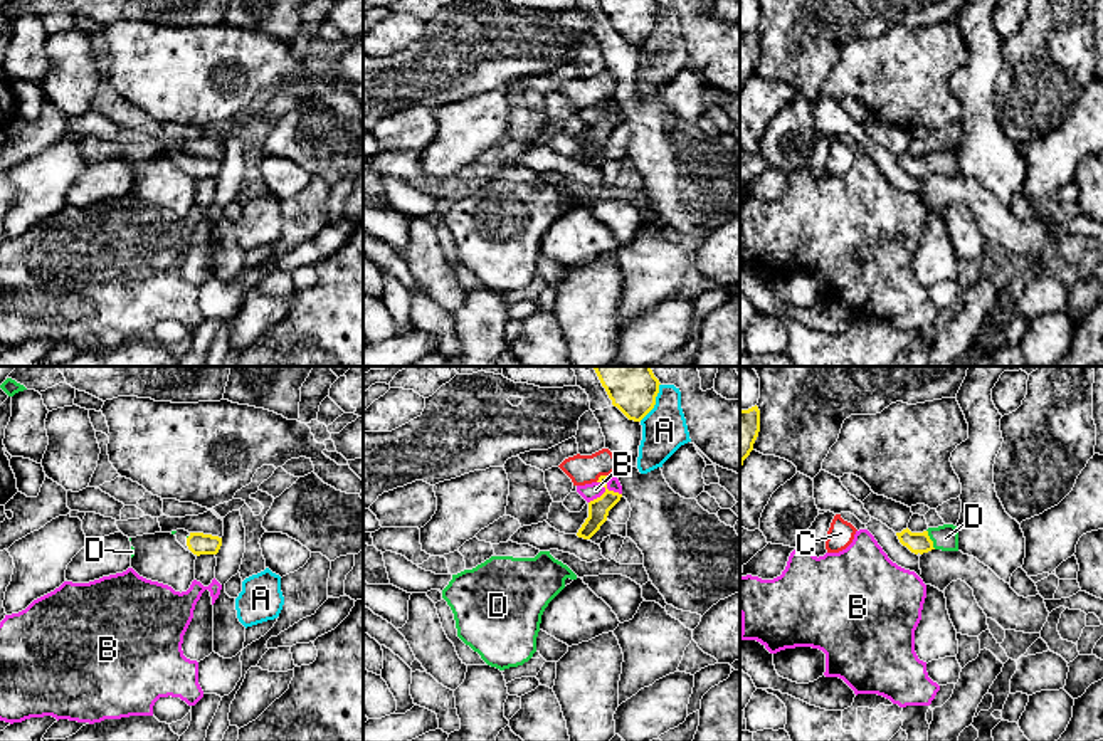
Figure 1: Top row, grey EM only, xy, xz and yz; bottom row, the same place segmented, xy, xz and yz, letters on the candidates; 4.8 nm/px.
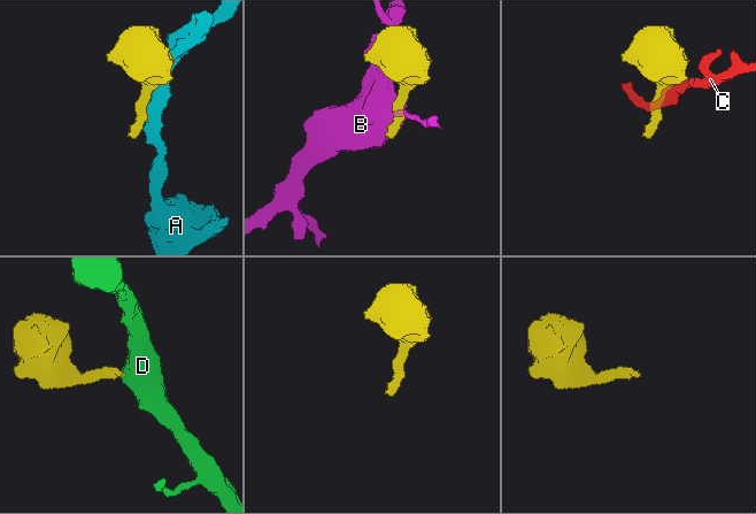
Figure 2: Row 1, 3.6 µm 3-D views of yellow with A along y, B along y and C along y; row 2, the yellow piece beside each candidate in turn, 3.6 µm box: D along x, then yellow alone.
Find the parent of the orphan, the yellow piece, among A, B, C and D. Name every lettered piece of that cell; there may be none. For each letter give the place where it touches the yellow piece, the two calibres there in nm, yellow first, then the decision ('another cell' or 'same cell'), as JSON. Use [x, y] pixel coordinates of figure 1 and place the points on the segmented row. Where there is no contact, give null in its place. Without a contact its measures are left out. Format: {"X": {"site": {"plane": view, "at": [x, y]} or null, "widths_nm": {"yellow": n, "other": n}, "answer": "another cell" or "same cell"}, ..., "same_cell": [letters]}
{"A": {"site": {"plane": "xz", "at": [654, 402]}, "widths_nm": {"yellow": 260, "other": 220}, "answer": "another cell"}, "B": {"site": {"plane": "xz", "at": [606, 491]}, "widths_nm": {"yellow": 100, "other": 80}, "answer": "another cell"}, "C": {"site": {"plane": "xz", "at": [602, 476]}, "widths_nm": {"yellow": 100, "other": 140}, "answer": "another cell"}, "D": {"site": {"plane": "yz", "at": [930, 540]}, "widths_nm": {"yellow": 100, "other": 120}, "answer": "same cell"}, "same_cell": ["D"]}

